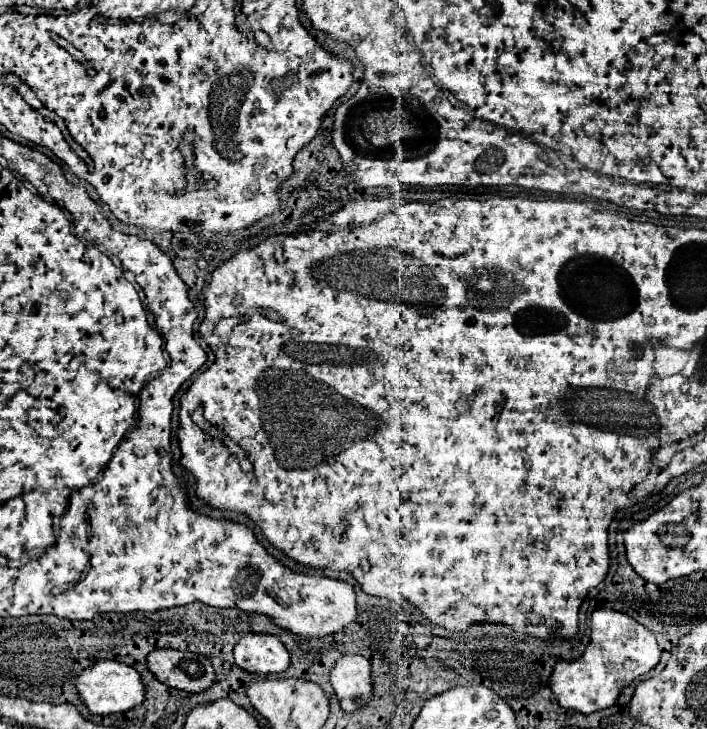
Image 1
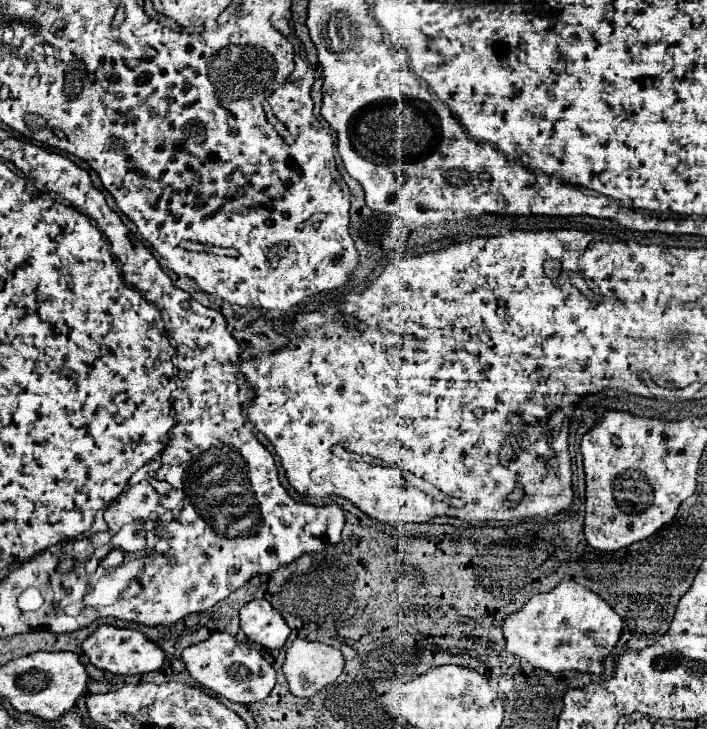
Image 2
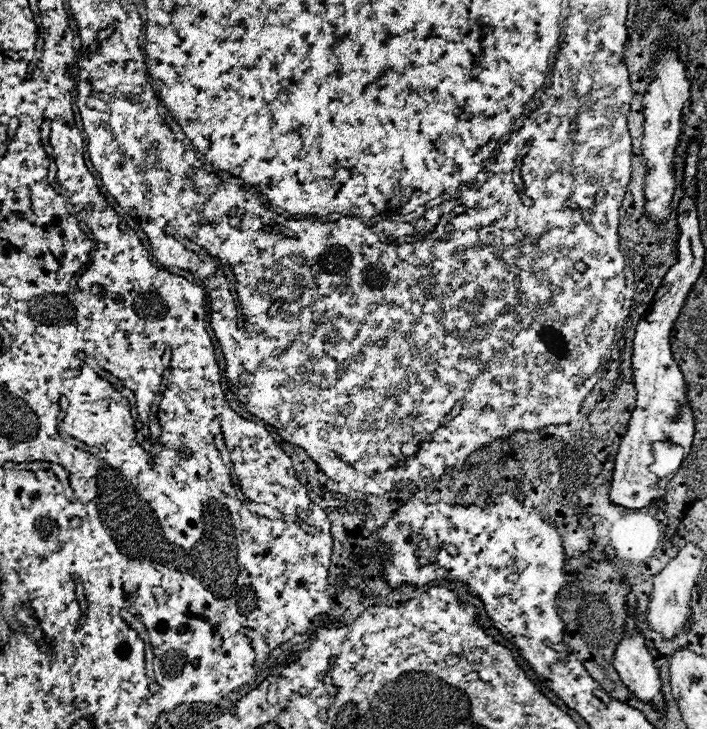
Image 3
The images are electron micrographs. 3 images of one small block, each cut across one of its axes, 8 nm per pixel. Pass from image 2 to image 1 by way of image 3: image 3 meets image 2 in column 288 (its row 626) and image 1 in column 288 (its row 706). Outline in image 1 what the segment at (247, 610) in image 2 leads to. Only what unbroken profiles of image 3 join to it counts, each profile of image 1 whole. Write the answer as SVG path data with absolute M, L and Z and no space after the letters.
M242 636L234 648L236 666L250 674L278 674L290 664L290 654L278 636Z

